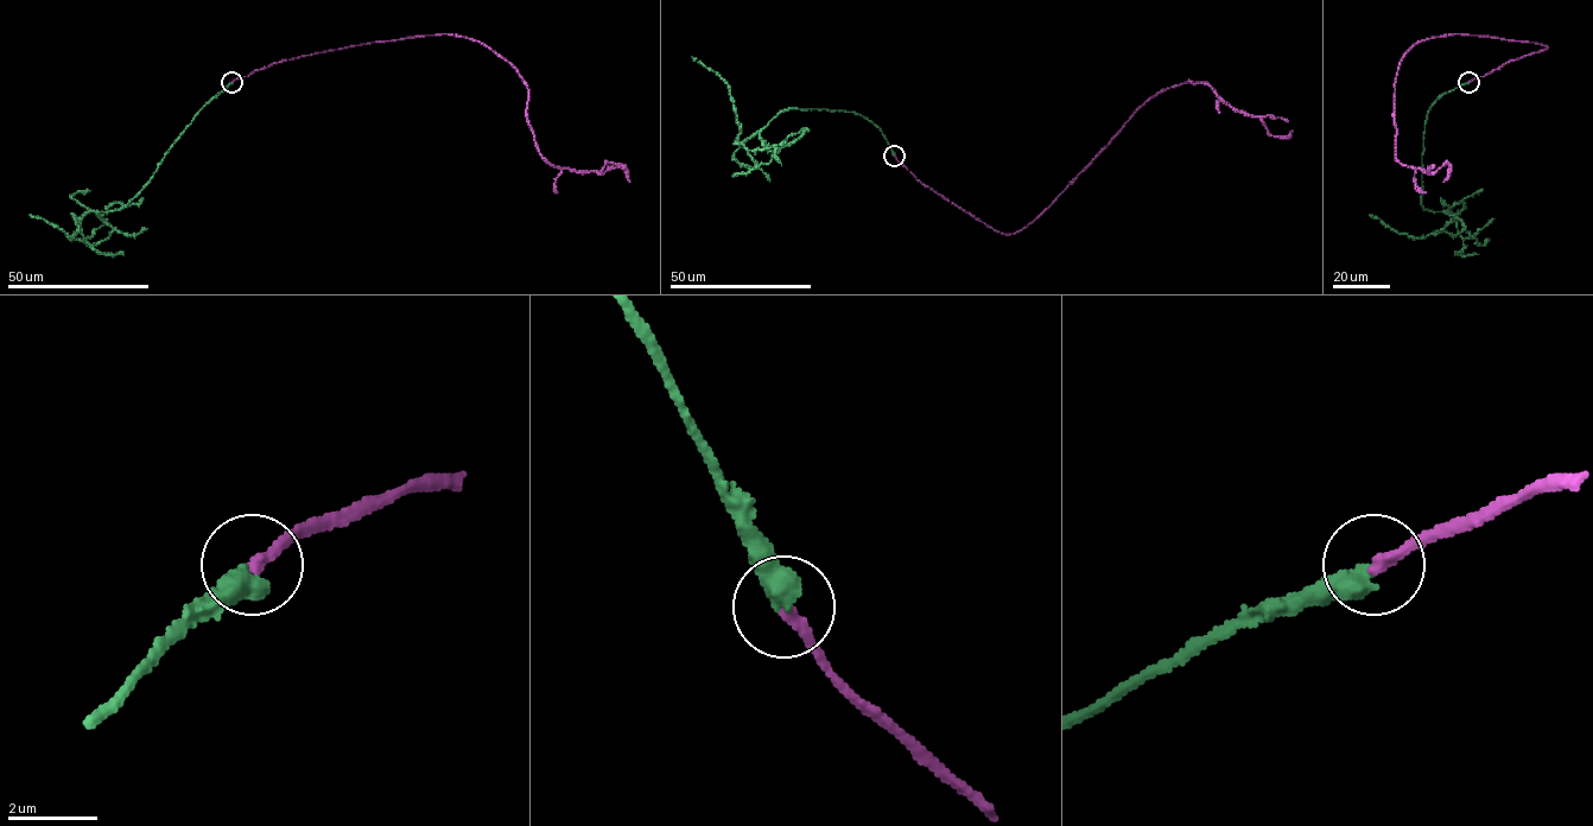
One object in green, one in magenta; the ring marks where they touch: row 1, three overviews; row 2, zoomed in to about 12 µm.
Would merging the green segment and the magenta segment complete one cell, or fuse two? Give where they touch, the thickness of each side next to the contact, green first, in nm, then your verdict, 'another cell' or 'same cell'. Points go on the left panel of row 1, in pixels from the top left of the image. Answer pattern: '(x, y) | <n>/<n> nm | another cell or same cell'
(232, 82) | 480/260 nm | same cell

